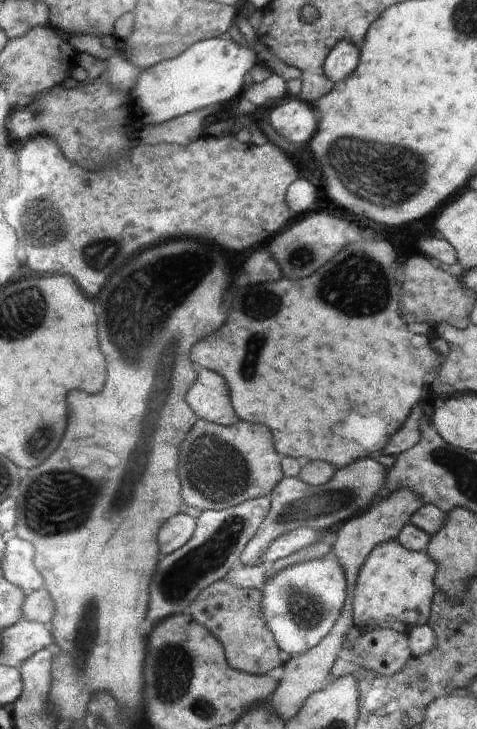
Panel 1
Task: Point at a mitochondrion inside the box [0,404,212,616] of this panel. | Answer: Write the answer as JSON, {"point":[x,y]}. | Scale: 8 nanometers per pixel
{"point":[39,442]}

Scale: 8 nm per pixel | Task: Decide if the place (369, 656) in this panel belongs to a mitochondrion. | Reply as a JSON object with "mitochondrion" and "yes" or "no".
{"mitochondrion":"yes"}

